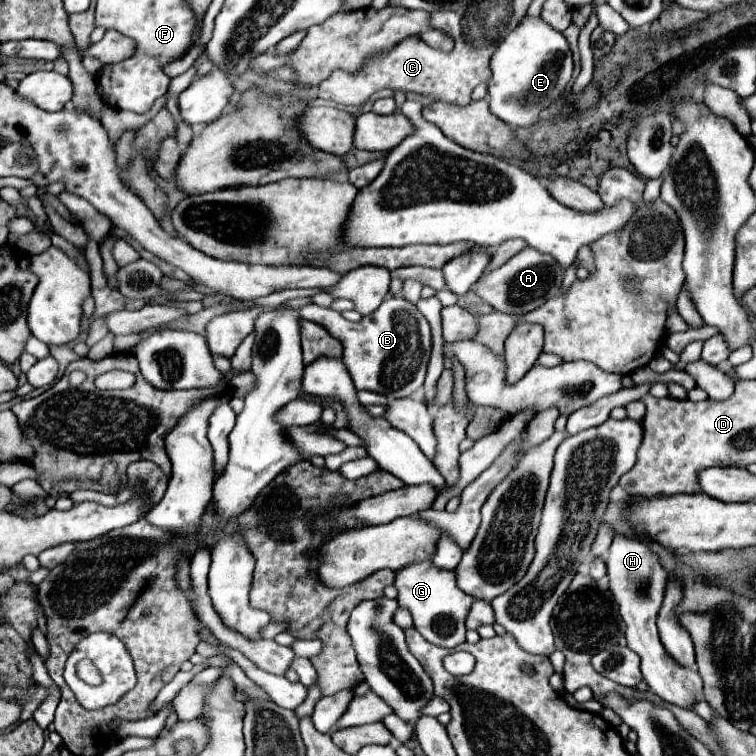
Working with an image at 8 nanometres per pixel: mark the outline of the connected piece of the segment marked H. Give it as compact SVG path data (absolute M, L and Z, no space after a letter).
M617 534L613 538L613 544L609 548L605 564L607 564L607 576L609 576L609 590L611 590L613 598L617 600L621 618L627 626L627 630L625 630L627 646L633 652L637 652L641 658L643 680L647 682L649 690L655 692L665 702L671 702L671 704L691 710L697 696L701 696L699 690L703 690L701 678L695 668L681 666L679 662L675 662L669 656L669 652L663 648L663 644L659 640L659 632L657 632L657 624L655 624L657 612L659 612L659 606L663 600L665 582L667 582L667 572L659 564L659 556L641 538Z

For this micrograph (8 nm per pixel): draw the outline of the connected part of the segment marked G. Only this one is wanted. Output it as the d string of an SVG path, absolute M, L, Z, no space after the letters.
M417 562L397 572L395 588L399 590L399 606L407 608L413 616L415 628L431 644L453 648L453 644L465 642L465 618L473 604L473 598L457 586L455 572L441 570L433 562Z

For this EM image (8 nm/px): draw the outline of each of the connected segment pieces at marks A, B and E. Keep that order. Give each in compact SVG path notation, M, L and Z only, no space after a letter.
M525 248L509 262L505 262L501 268L483 272L483 276L473 286L473 292L493 310L513 314L513 316L523 316L543 306L549 298L557 296L561 288L561 280L563 280L563 268L557 264L557 260L533 248Z
M387 298L373 314L357 324L345 320L339 312L317 304L301 306L297 312L305 320L323 324L343 342L345 352L341 360L349 370L355 390L371 390L383 396L389 396L393 390L393 398L405 398L423 386L431 354L431 328L421 312L405 298Z
M523 16L515 30L497 46L491 64L493 76L487 82L489 110L515 128L537 124L551 104L559 100L571 80L571 50L561 32L551 28L541 16Z

